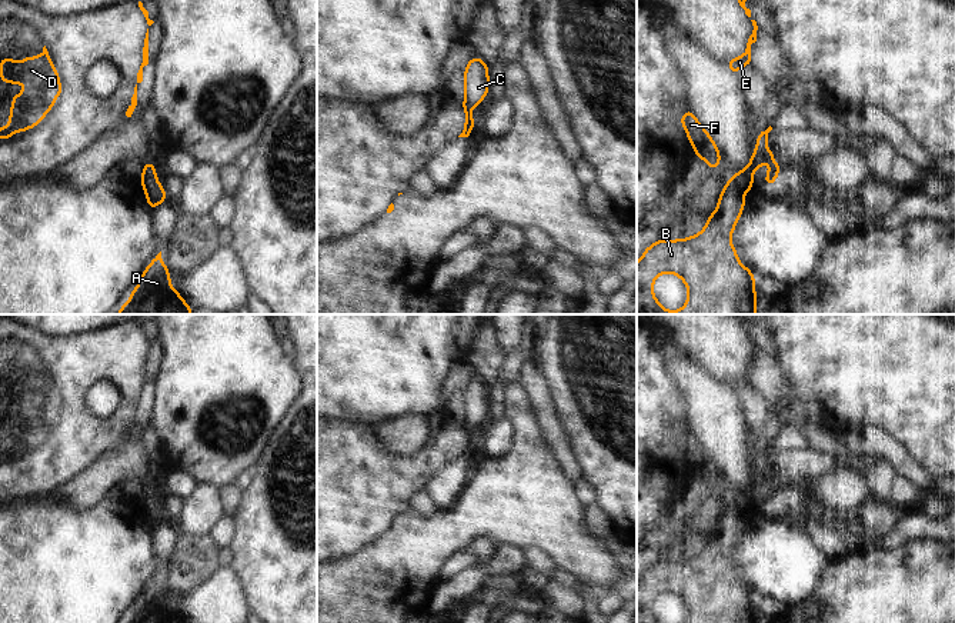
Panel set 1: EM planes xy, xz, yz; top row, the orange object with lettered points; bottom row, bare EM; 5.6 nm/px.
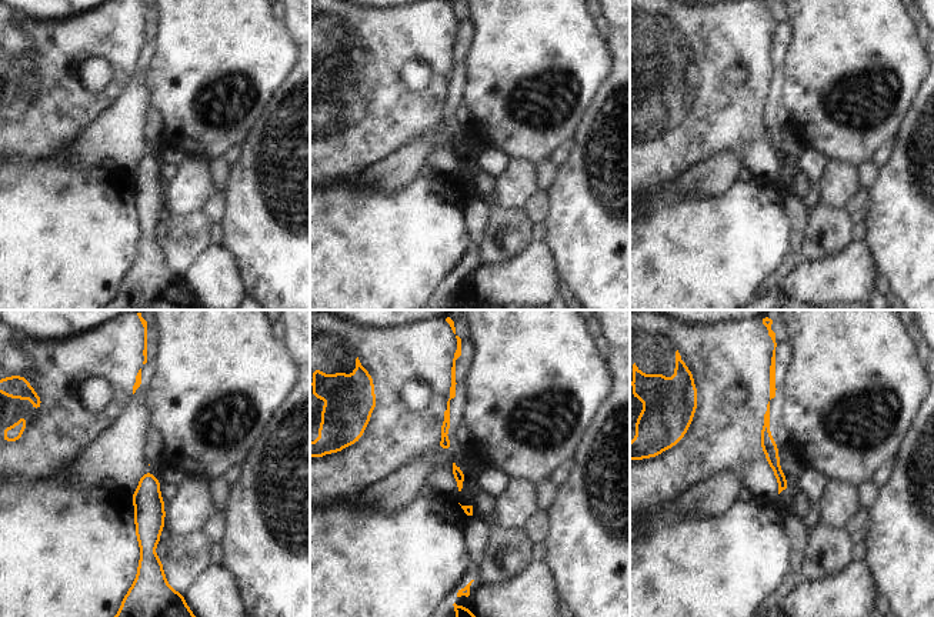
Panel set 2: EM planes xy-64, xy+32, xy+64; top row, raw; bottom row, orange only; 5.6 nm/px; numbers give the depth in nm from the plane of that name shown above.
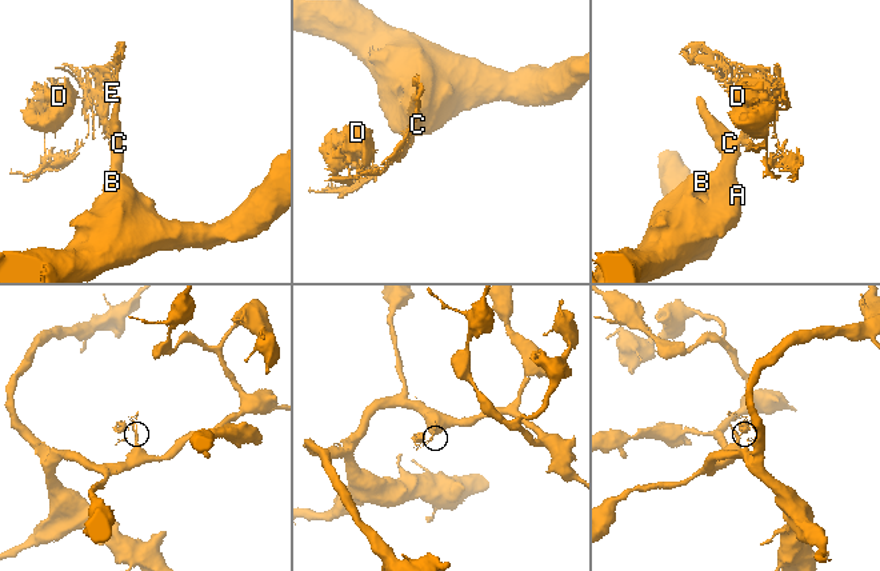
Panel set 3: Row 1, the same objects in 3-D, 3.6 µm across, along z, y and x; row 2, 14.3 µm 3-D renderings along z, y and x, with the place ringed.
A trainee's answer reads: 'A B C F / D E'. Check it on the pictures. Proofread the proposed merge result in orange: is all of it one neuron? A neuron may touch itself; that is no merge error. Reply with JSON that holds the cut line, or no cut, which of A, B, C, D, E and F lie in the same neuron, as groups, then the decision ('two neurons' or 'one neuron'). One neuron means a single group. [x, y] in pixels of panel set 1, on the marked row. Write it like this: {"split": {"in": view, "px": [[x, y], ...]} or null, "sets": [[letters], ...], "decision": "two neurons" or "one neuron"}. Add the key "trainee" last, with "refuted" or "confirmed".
{"split": {"in": "xz", "px": [[463, 106], [468, 110]]}, "sets": [["A", "B", "C", "F"], ["D", "E"]], "decision": "two neurons", "trainee": "confirmed"}

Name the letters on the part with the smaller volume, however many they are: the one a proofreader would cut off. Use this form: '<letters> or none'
D, E

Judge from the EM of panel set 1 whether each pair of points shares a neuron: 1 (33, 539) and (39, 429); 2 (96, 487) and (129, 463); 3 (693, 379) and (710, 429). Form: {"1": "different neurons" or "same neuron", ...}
{"1": "different neurons", "2": "same neuron", "3": "same neuron"}

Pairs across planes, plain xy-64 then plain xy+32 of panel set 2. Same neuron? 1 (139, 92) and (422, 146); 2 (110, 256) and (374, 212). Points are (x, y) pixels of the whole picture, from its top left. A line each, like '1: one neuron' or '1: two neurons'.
1: one neuron
2: one neuron

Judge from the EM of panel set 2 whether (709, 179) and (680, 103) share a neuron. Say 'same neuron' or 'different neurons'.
different neurons

